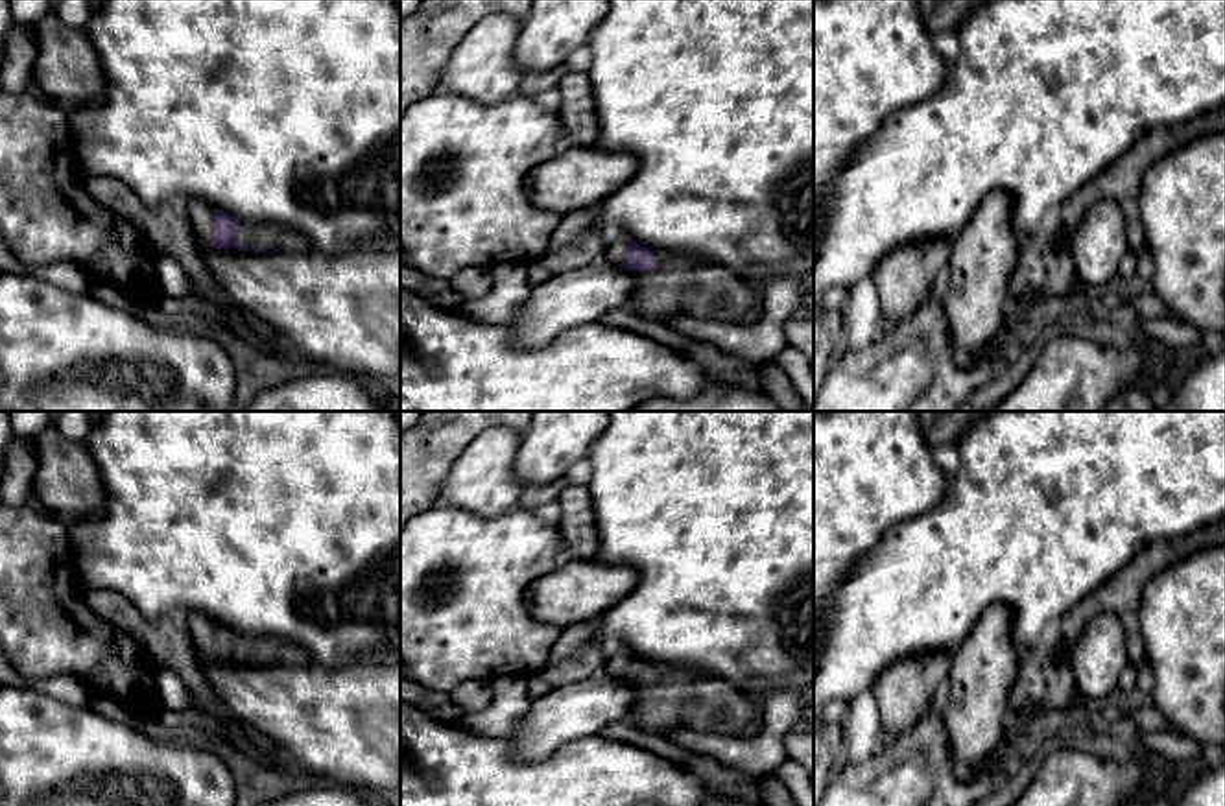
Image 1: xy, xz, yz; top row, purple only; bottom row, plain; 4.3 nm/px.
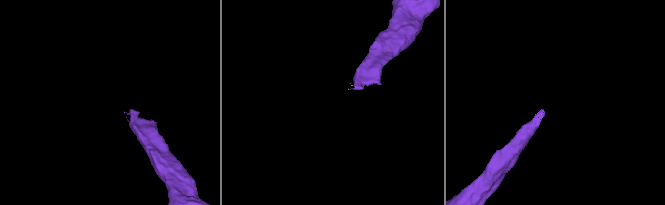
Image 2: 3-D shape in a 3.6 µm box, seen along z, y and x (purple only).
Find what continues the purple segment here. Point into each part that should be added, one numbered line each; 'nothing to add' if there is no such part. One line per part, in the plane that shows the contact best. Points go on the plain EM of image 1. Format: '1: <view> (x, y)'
1: xy (273, 651)

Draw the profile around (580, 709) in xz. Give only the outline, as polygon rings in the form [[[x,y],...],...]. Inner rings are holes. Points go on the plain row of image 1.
[[[611,675],[552,688],[531,699],[509,738],[509,756],[531,764],[548,758],[568,741],[600,734],[607,725],[629,717],[636,684]]]

